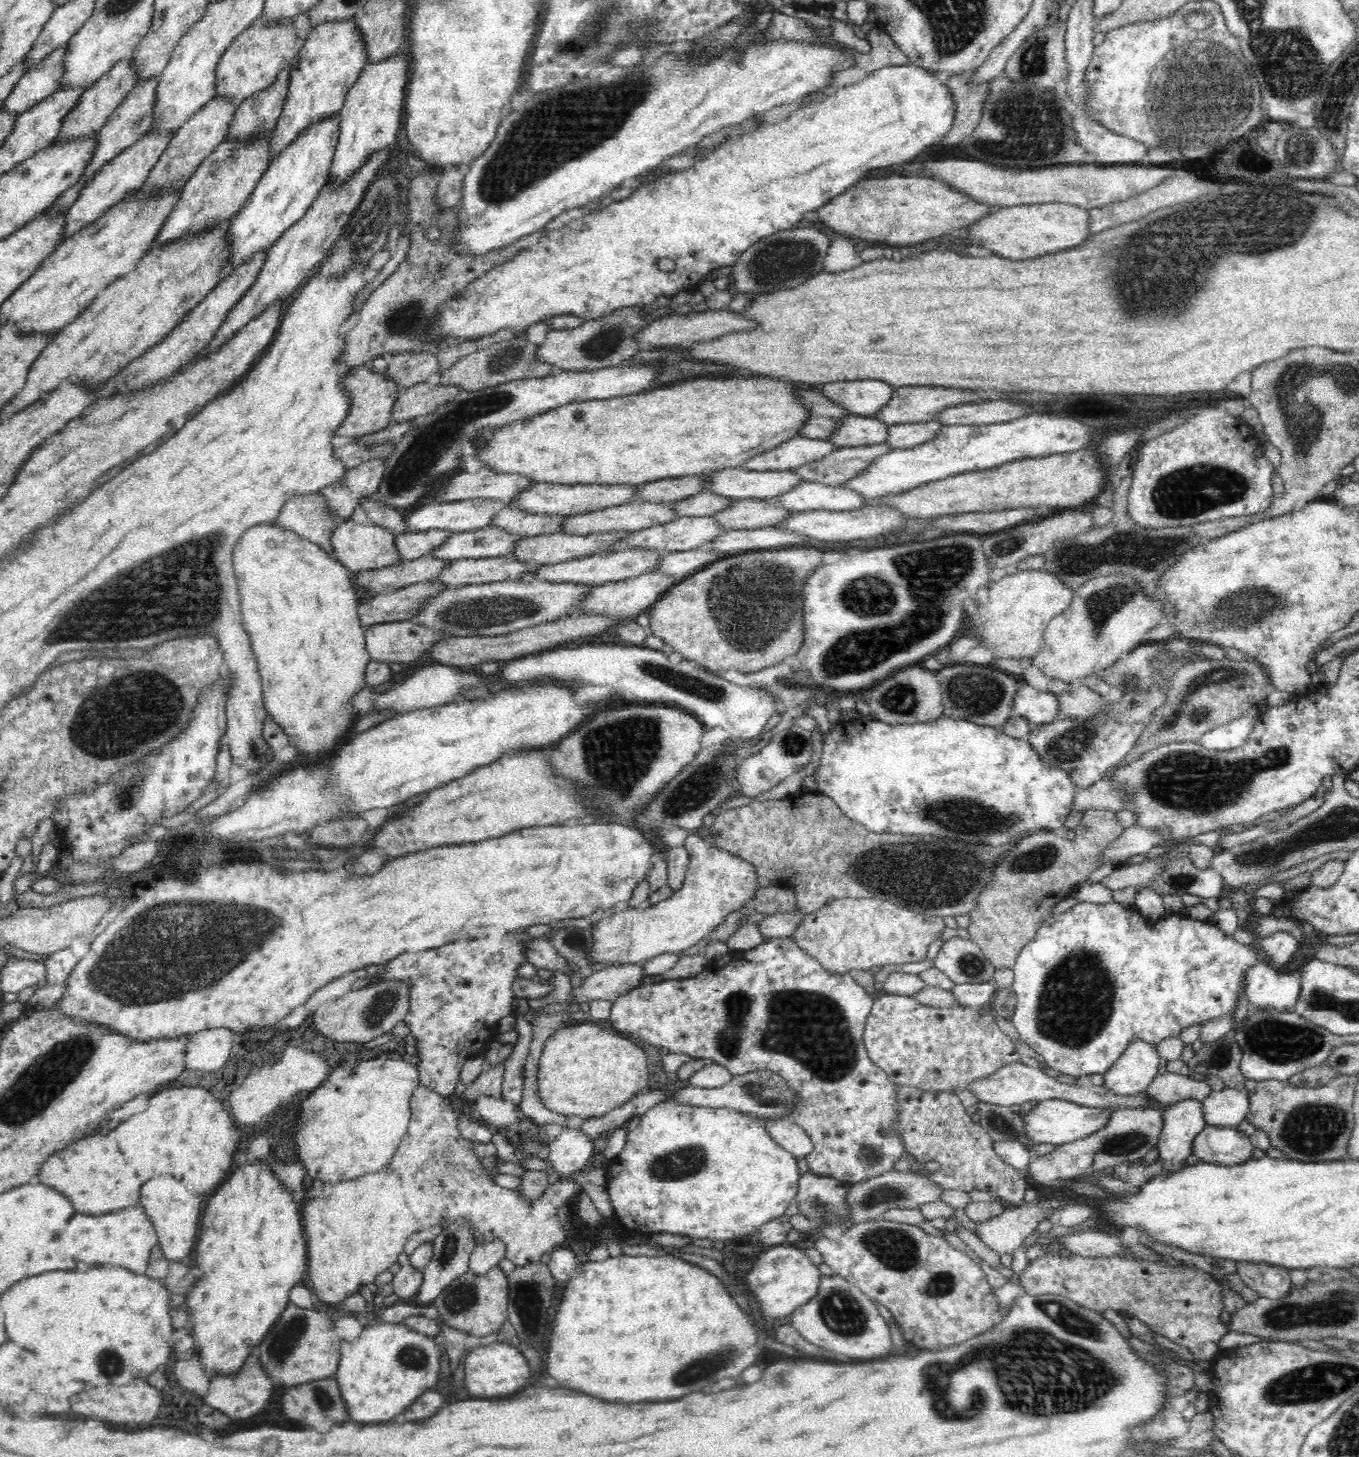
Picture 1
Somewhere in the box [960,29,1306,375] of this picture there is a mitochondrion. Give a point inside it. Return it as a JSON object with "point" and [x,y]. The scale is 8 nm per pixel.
{"point":[1202,85]}

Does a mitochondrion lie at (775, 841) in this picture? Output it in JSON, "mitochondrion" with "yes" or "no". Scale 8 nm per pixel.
{"mitochondrion":"no"}

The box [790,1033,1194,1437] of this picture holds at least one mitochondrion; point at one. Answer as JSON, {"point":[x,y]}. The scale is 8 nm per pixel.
{"point":[1030,1363]}

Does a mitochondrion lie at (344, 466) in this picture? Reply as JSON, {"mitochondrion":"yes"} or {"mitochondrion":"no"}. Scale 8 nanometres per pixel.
{"mitochondrion":"no"}

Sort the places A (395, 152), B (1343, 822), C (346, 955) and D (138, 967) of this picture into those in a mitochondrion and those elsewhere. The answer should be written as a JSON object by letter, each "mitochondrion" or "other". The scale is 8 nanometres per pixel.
{"A":"other","B":"mitochondrion","C":"other","D":"mitochondrion"}

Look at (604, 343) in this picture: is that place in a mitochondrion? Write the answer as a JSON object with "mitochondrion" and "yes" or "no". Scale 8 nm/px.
{"mitochondrion":"yes"}

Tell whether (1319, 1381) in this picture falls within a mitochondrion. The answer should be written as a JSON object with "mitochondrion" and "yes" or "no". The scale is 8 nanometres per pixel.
{"mitochondrion":"yes"}

